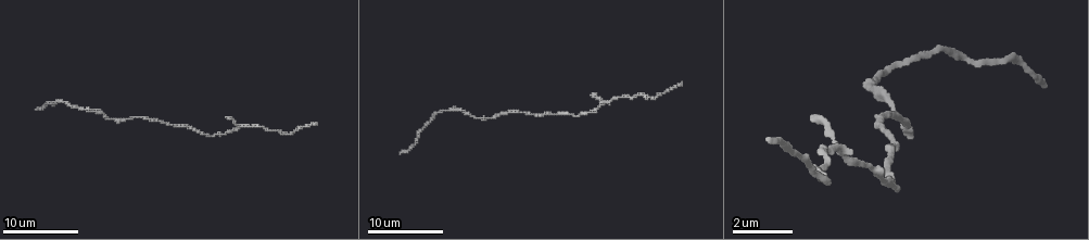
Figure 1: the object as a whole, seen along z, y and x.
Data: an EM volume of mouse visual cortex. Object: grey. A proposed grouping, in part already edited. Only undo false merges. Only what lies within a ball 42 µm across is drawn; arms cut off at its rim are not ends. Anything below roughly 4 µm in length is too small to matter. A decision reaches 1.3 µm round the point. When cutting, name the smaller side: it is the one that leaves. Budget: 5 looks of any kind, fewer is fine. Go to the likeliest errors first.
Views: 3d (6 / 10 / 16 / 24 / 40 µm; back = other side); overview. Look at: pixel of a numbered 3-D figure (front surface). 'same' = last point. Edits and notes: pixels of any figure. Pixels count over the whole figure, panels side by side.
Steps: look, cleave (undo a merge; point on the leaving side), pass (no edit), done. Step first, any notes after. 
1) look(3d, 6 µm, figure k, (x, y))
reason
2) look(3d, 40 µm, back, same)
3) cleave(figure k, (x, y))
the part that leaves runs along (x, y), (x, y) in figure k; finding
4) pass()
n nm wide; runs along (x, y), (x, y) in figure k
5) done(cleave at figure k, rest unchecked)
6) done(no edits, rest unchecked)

look(3d, 10 µm, figure 1, (614, 98))
sudden change in width

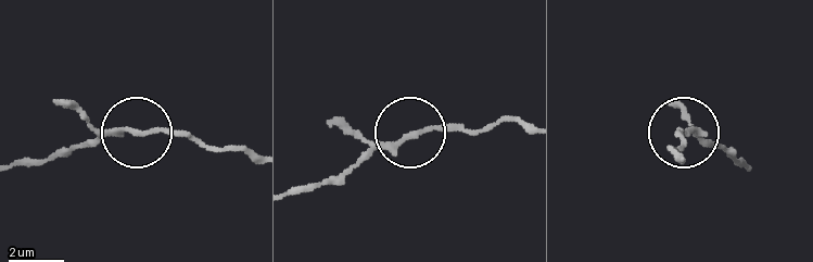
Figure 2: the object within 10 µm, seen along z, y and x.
look(3d, 6 µm, figure 2, (689, 134))

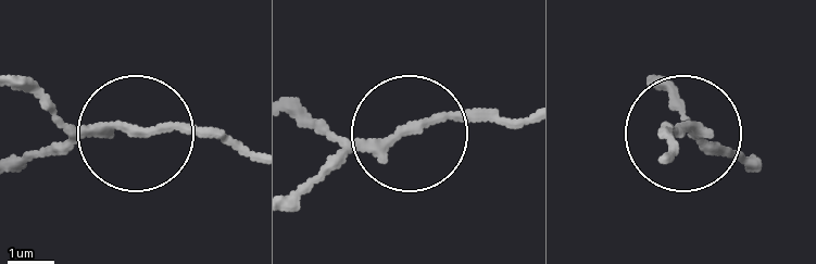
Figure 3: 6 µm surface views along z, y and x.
pass()
runs along (27, 164), (98, 134), (214, 134), (246, 145) in figure 3; continuous, no second neuron

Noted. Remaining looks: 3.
look(3d, 10 µm, figure 1, (584, 112))
calibre changes

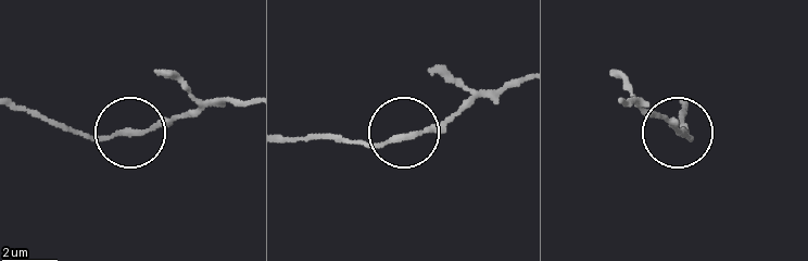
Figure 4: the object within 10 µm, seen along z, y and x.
look(3d, 10 µm, back, figure 4, (686, 131))

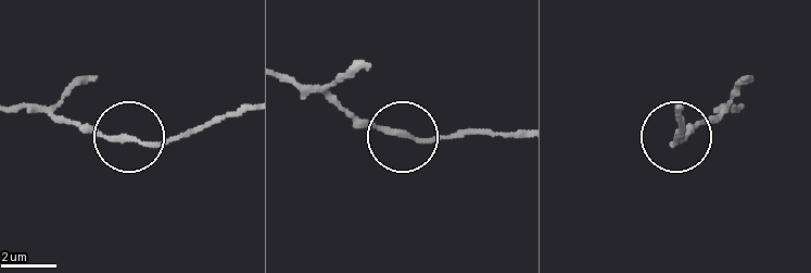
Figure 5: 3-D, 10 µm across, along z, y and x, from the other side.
pass()
all the same neuron

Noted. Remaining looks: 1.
done(no edits, rest unchecked)

